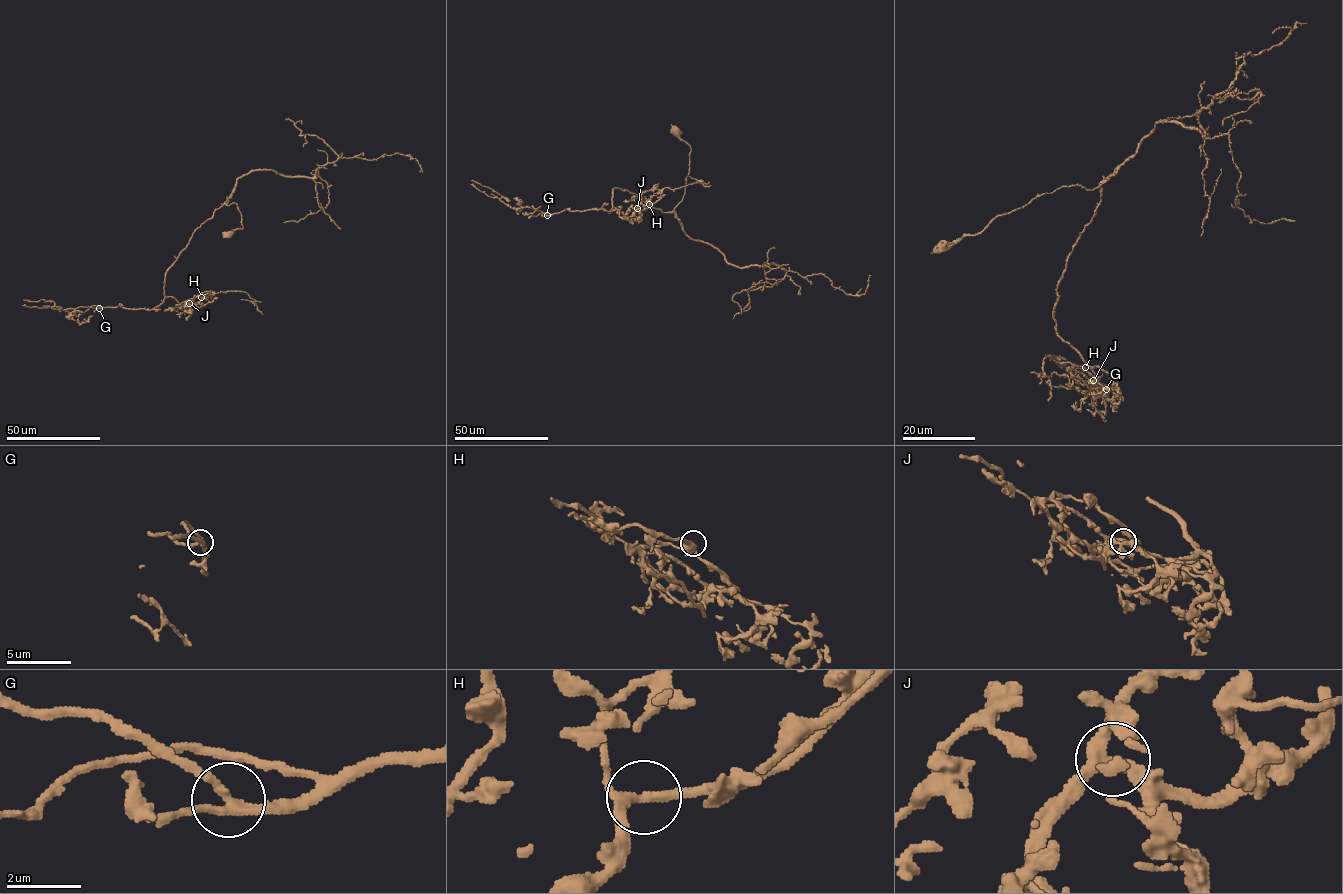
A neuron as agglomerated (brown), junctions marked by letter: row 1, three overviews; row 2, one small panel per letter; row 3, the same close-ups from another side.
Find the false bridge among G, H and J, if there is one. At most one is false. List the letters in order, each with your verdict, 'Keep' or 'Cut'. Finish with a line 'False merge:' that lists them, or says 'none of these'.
G: Keep
H: Keep
J: Keep
False merge: none of these

